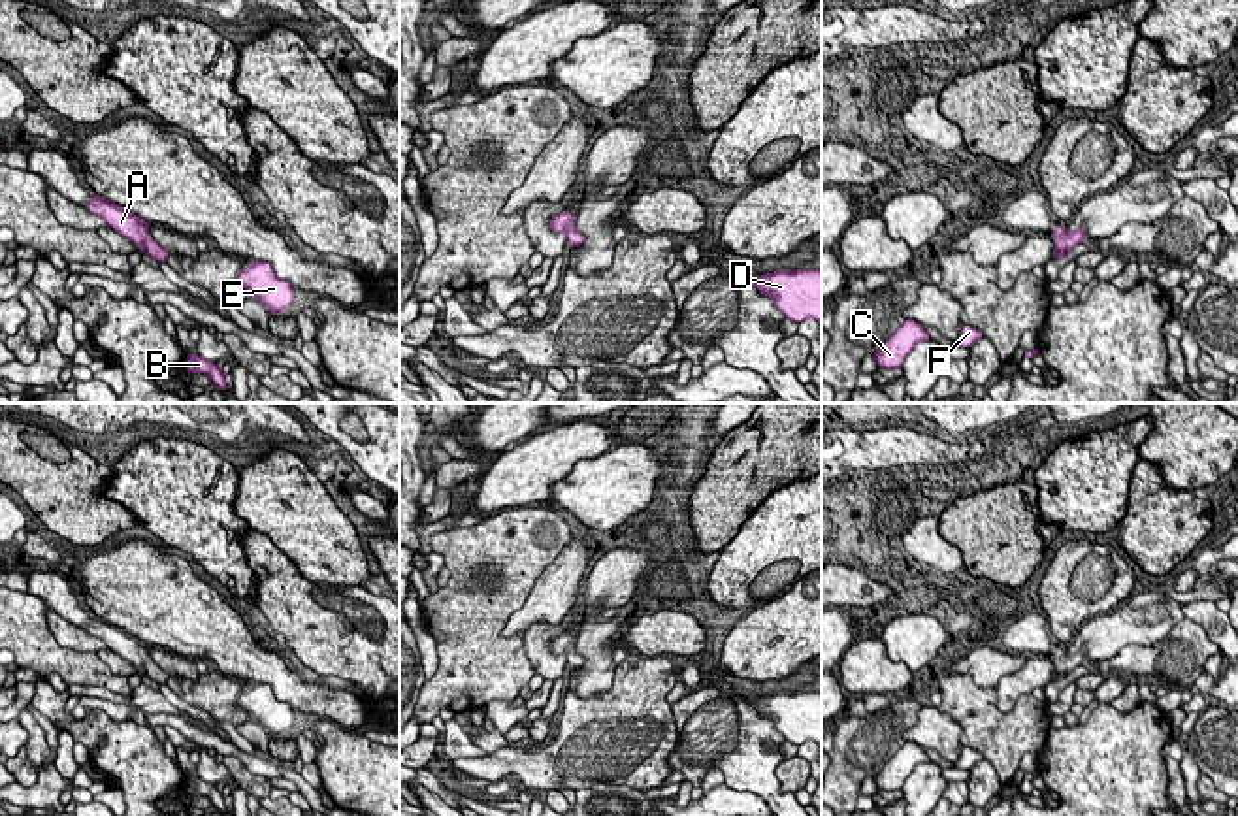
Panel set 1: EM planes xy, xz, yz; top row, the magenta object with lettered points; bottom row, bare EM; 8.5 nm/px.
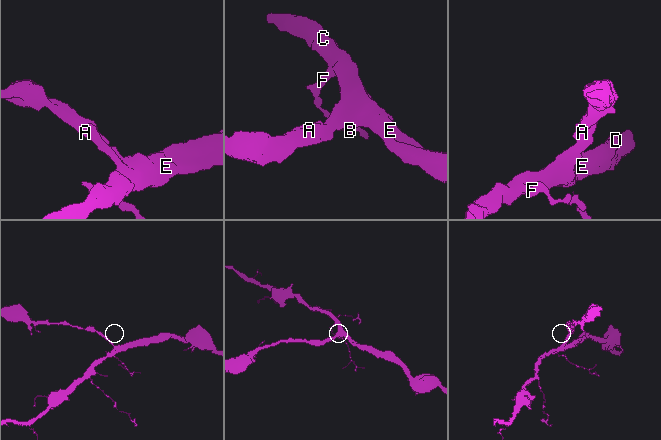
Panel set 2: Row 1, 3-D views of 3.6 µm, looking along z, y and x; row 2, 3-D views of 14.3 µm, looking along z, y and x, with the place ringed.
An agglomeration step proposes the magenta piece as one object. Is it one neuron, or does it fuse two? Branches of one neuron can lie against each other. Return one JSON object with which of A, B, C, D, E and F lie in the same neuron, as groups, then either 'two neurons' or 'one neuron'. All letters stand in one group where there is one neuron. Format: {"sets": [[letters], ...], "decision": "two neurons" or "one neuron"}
{"sets": [["A", "B", "C", "D", "E", "F"]], "decision": "one neuron"}

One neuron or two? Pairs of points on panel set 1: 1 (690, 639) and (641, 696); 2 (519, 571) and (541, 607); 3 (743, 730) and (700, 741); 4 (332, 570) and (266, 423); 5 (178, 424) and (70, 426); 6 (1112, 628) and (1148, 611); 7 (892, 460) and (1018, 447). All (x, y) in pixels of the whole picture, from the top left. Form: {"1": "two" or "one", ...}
{"1": "two", "2": "two", "3": "one", "4": "two", "5": "one", "6": "one", "7": "one"}

